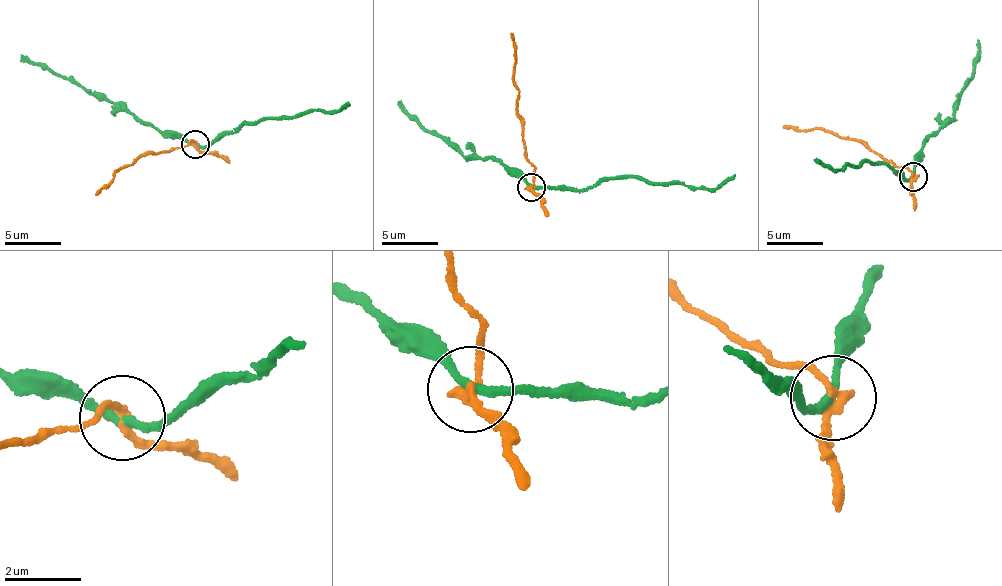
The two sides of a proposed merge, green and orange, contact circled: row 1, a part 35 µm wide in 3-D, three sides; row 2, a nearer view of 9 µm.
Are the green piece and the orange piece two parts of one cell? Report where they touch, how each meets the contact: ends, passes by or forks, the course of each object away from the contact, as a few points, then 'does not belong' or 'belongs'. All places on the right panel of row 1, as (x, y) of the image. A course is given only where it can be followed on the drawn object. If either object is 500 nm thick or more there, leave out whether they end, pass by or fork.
at (913, 177); green passes by; orange passes by; green runs (913, 175), (904, 180), (879, 163), (864, 162), (856, 168), (846, 164), (835, 173), (815, 159); orange runs (913, 175), (859, 142), (813, 127), (784, 128); does not belong

